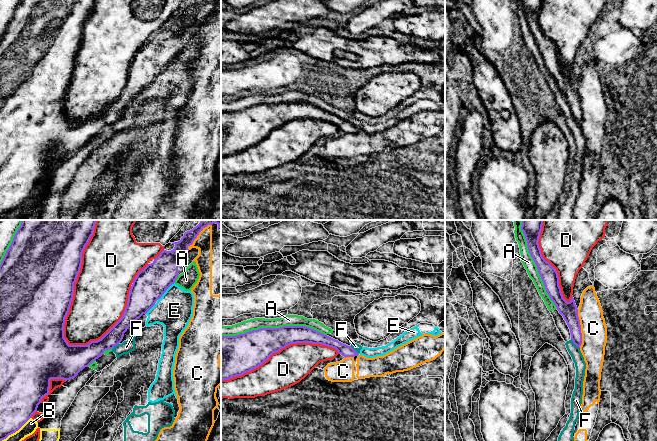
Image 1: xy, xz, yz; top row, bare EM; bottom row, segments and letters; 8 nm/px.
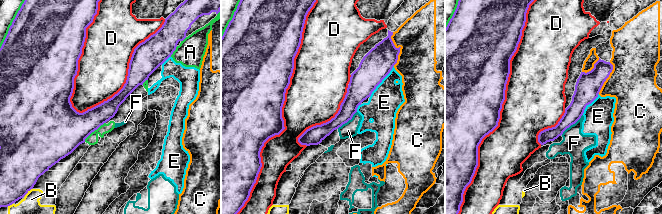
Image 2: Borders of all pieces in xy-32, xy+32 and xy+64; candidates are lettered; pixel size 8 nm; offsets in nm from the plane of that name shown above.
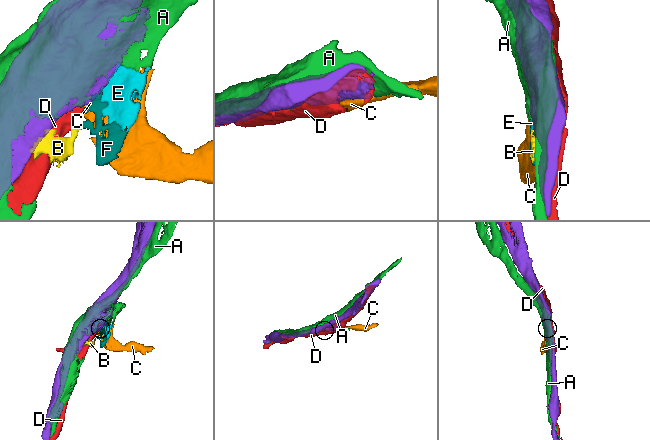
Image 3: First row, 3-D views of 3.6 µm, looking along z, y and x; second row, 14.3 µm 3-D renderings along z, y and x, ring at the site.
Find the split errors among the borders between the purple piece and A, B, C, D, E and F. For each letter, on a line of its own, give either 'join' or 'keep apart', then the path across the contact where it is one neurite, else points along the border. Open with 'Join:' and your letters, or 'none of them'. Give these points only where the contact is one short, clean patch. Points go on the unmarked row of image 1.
Join: none of them
A: keep apart
B: keep apart; border along xy (30, 193), (17, 206), (0, 218)
C: keep apart
D: keep apart
E: keep apart
F: keep apart; border along yz (571, 114), (579, 124)

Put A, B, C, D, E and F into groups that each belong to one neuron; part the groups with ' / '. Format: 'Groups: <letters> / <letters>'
Groups: A B E F / C / D

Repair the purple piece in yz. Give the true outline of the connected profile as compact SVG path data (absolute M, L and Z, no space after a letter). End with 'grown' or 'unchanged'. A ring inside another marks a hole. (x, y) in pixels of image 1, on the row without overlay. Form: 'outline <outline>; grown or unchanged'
outline M522 0L521 6L525 11L529 29L537 42L546 68L566 97L570 105L573 119L580 124L582 120L582 109L578 93L578 85L573 73L569 78L563 74L561 64L559 62L558 49L556 45L542 32L541 25L538 20L542 1L543 0Z; unchanged

